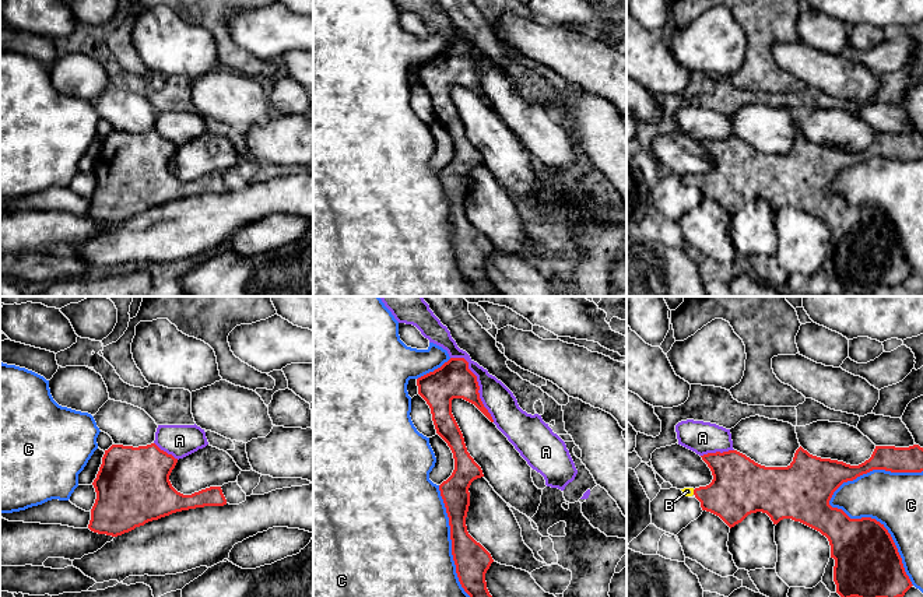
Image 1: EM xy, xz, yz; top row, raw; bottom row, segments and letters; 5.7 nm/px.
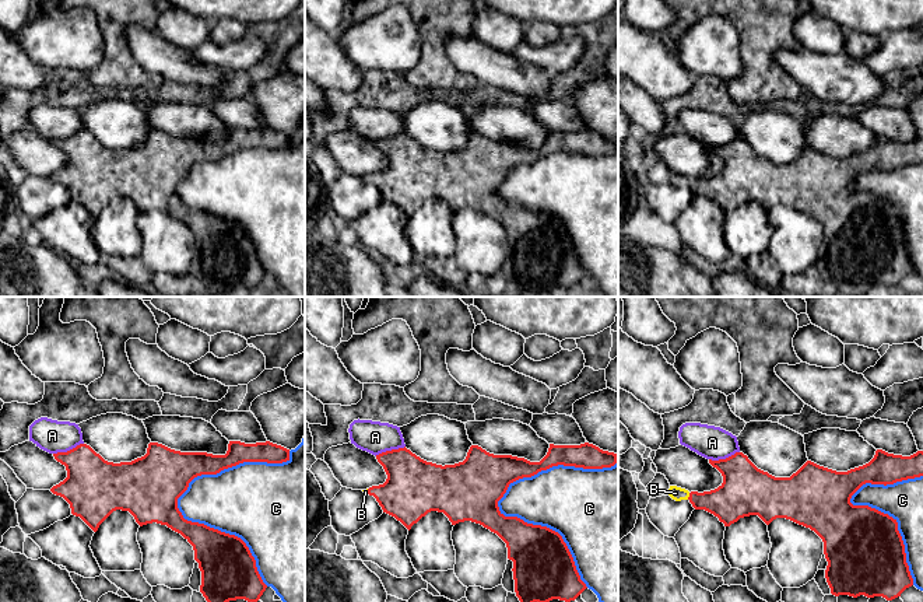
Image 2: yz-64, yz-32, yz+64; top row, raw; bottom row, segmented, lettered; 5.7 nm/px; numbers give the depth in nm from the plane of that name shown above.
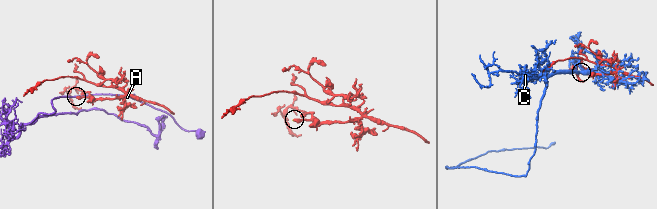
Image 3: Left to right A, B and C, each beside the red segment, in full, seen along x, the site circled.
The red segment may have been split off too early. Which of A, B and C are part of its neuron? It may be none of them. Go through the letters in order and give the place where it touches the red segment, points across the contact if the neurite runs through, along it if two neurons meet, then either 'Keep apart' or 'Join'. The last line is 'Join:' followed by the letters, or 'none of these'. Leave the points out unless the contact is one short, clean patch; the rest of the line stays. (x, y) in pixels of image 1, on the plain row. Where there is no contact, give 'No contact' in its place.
A: Touches red at xz (477, 70). Keep apart
B: Touches red at yz (694, 179). Path across: yz (737, 176), (729, 179), (694, 179), (687, 178). Join
C: Touches red at yz (874, 206). Keep apart
Join: B

